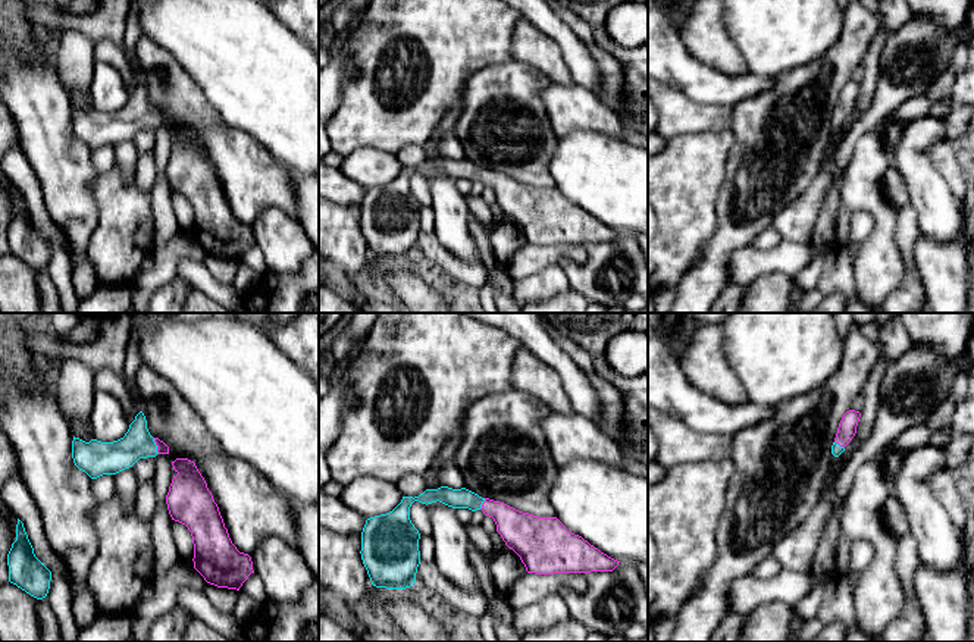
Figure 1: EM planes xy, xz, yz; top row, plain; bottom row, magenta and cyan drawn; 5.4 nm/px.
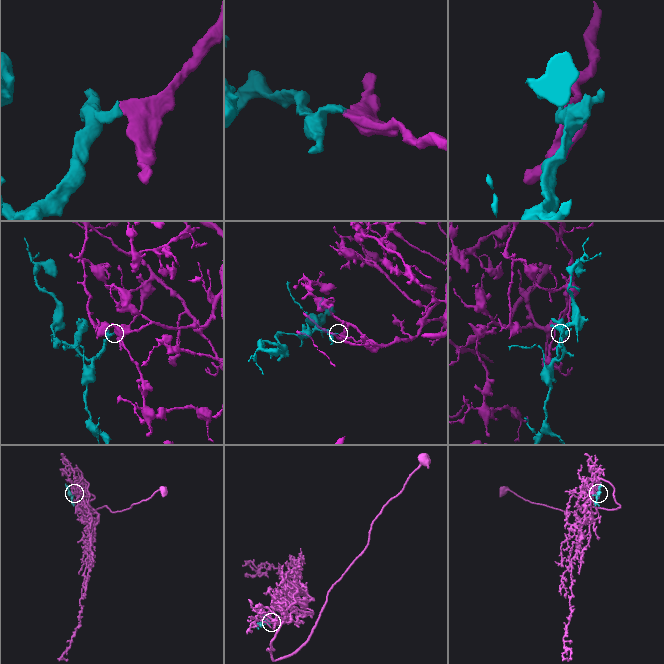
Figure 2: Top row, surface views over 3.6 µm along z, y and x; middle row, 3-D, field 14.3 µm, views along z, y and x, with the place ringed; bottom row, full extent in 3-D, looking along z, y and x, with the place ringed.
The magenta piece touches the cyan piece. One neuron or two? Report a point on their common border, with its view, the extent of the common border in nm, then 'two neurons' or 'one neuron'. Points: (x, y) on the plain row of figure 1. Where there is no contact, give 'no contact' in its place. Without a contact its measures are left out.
xy (156, 115) | 90 nm | one neuron

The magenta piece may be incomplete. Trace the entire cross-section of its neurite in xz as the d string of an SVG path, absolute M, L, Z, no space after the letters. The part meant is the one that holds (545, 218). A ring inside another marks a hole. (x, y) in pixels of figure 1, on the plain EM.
M441 157L438 160L426 160L414 169L403 167L401 173L392 182L366 191L361 203L360 225L370 253L376 259L405 260L416 253L416 244L420 235L420 204L410 191L410 178L414 172L426 176L439 172L452 179L482 181L485 187L494 190L497 203L501 206L505 216L520 228L527 244L613 242L620 234L601 223L582 207L569 203L557 188L539 188L523 184L504 173L482 169L466 159L452 160Z

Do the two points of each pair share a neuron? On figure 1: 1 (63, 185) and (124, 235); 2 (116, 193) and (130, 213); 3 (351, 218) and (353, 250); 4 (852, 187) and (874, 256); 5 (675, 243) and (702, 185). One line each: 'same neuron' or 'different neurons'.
1: different neurons
2: same neuron
3: same neuron
4: same neuron
5: same neuron

